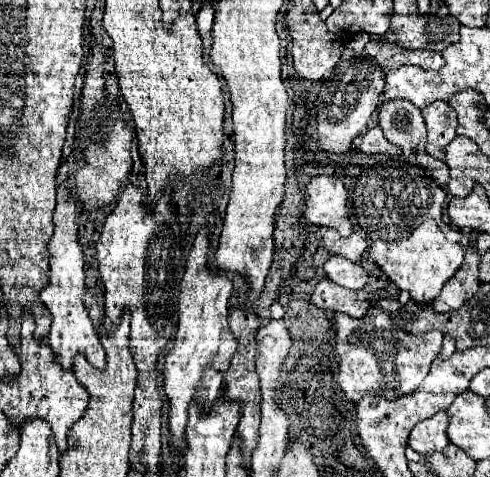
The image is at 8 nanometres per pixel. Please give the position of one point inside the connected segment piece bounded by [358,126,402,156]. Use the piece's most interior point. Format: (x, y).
(372, 141)

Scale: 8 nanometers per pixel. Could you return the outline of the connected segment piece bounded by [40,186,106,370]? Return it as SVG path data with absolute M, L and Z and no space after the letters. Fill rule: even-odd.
M58 186L58 204L54 210L54 234L48 244L50 250L50 284L42 290L40 300L46 304L46 308L52 312L52 330L46 338L48 346L54 352L56 362L64 370L72 370L72 362L78 354L84 354L84 358L98 366L100 370L106 366L106 352L100 344L100 338L94 330L94 324L88 316L88 310L84 306L84 254L78 244L78 212L76 212L76 198L68 194L68 190Z

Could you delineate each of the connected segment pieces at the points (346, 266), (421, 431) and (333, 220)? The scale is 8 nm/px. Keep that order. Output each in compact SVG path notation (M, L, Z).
M330 256L324 264L324 272L332 282L350 290L362 290L368 280L368 274L358 262L350 262L342 256Z
M442 410L442 412L434 414L432 418L418 422L410 432L408 444L418 454L424 454L424 456L436 454L442 448L446 448L446 444L450 444L448 436L446 436L448 424L450 424L450 416L448 416L448 412Z
M316 176L306 186L306 210L304 218L316 226L328 226L340 232L340 236L352 234L348 218L348 190L338 178Z

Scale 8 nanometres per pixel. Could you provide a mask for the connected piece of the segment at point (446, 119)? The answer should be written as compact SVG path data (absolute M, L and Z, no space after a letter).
M432 102L422 110L428 128L426 150L434 158L442 160L442 150L456 136L456 114L446 102Z

